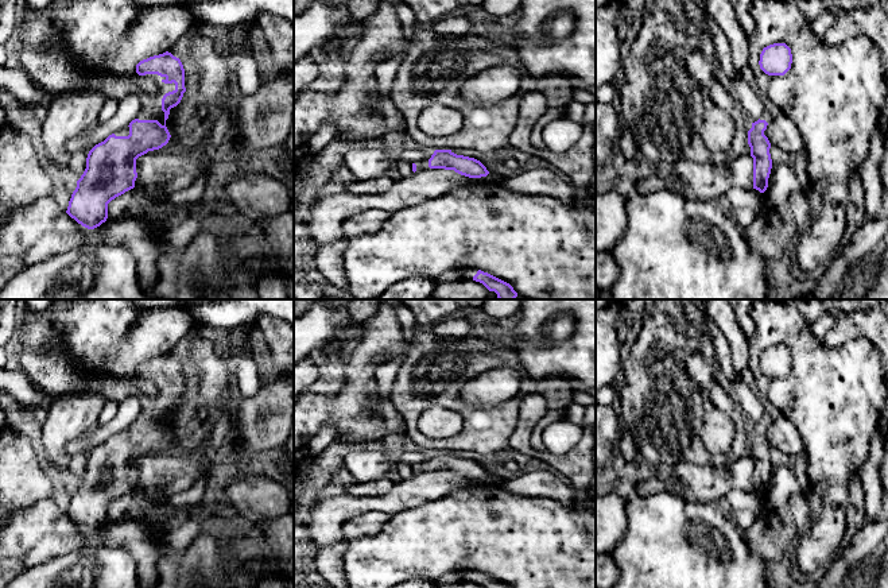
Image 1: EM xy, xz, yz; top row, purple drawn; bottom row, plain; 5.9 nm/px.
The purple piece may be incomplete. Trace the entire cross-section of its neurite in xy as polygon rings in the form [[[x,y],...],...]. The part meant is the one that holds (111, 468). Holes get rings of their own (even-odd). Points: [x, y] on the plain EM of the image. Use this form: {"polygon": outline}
{"polygon": [[[43,347],[38,351],[23,348],[20,352],[20,365],[38,388],[53,396],[90,391],[101,394],[105,402],[113,401],[119,406],[131,395],[137,395],[141,399],[141,415],[128,429],[109,437],[89,453],[86,471],[77,483],[77,490],[69,503],[66,515],[82,529],[94,531],[106,523],[108,506],[135,490],[137,480],[136,461],[168,445],[171,437],[166,429],[166,422],[168,421],[170,411],[181,405],[186,394],[183,367],[179,360],[168,353],[140,363],[136,367],[136,375],[151,380],[158,388],[155,396],[147,396],[139,392],[129,379],[78,374],[70,367],[67,356],[58,347]]]}

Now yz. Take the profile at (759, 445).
{"polygon": [[[749,367],[742,370],[741,378],[764,407],[761,419],[752,425],[752,430],[748,433],[748,446],[751,449],[751,459],[753,460],[753,491],[764,495],[768,490],[768,480],[772,471],[771,445],[765,438],[765,432],[780,411],[761,395]]]}

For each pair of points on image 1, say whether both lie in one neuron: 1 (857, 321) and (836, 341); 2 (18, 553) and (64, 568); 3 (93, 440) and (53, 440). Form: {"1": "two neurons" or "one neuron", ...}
{"1": "one neuron", "2": "two neurons", "3": "two neurons"}

